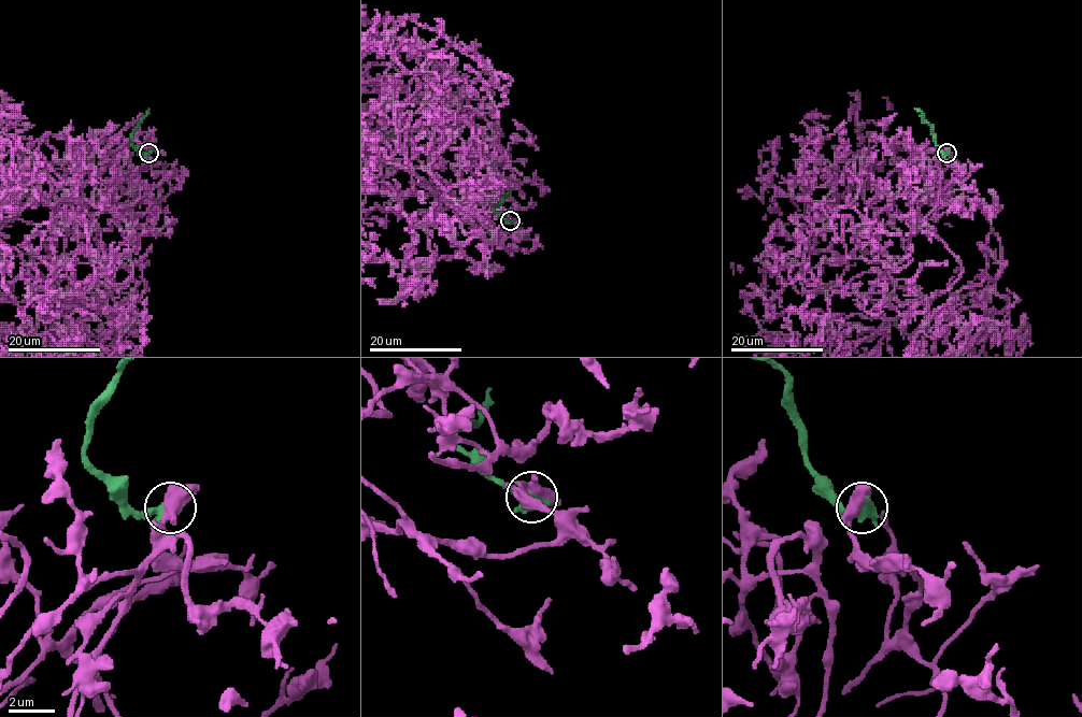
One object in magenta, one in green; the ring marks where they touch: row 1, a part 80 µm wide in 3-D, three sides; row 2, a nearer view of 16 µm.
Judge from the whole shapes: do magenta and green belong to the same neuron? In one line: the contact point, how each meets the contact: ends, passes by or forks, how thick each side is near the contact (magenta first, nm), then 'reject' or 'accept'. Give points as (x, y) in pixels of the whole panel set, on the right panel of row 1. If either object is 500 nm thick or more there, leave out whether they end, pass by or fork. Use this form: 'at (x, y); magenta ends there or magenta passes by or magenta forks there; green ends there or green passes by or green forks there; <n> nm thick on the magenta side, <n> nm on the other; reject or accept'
at (947, 153); 500 nm thick on the magenta side, 650 nm on the other; reject

